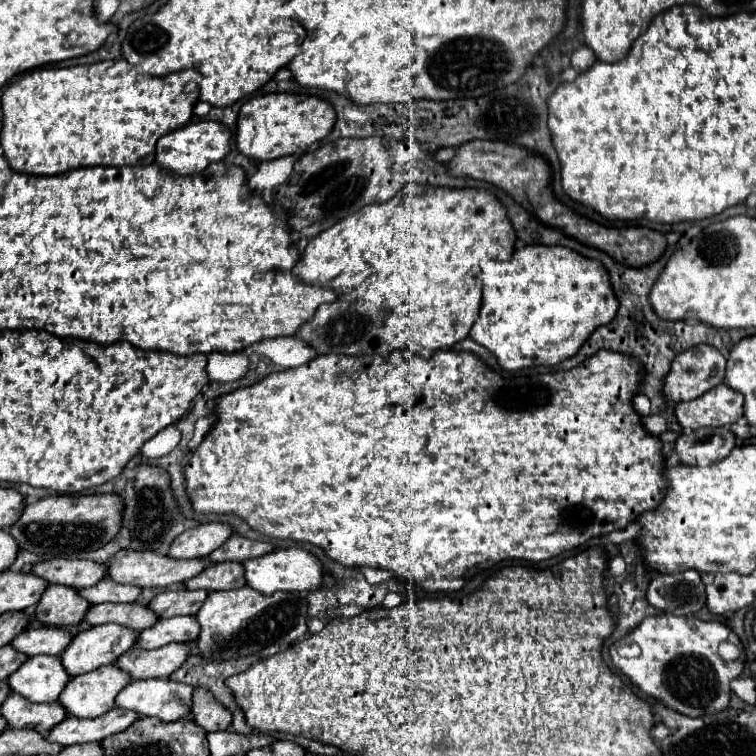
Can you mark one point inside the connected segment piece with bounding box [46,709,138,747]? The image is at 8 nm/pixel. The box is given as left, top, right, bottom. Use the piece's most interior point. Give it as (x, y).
(71, 731)

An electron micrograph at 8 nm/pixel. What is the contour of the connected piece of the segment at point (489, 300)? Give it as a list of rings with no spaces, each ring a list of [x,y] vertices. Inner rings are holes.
[[[526,245],[508,261],[492,261],[480,271],[482,307],[470,339],[486,347],[504,371],[554,365],[572,357],[600,325],[612,321],[618,301],[606,269],[560,245]]]

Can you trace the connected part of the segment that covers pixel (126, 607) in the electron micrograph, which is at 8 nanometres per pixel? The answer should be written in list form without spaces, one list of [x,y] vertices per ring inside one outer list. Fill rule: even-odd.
[[[102,603],[102,605],[92,605],[86,615],[84,615],[84,623],[88,623],[90,627],[96,625],[104,625],[104,623],[116,623],[122,627],[128,627],[136,633],[140,633],[144,627],[152,627],[152,623],[156,623],[156,615],[152,611],[148,611],[148,607],[144,605],[136,605],[136,603]]]

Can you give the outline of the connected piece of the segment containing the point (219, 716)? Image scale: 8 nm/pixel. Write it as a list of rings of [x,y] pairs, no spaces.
[[[198,687],[192,693],[192,711],[190,711],[190,717],[206,733],[228,729],[230,721],[232,721],[230,711],[226,707],[222,707],[204,687]]]

